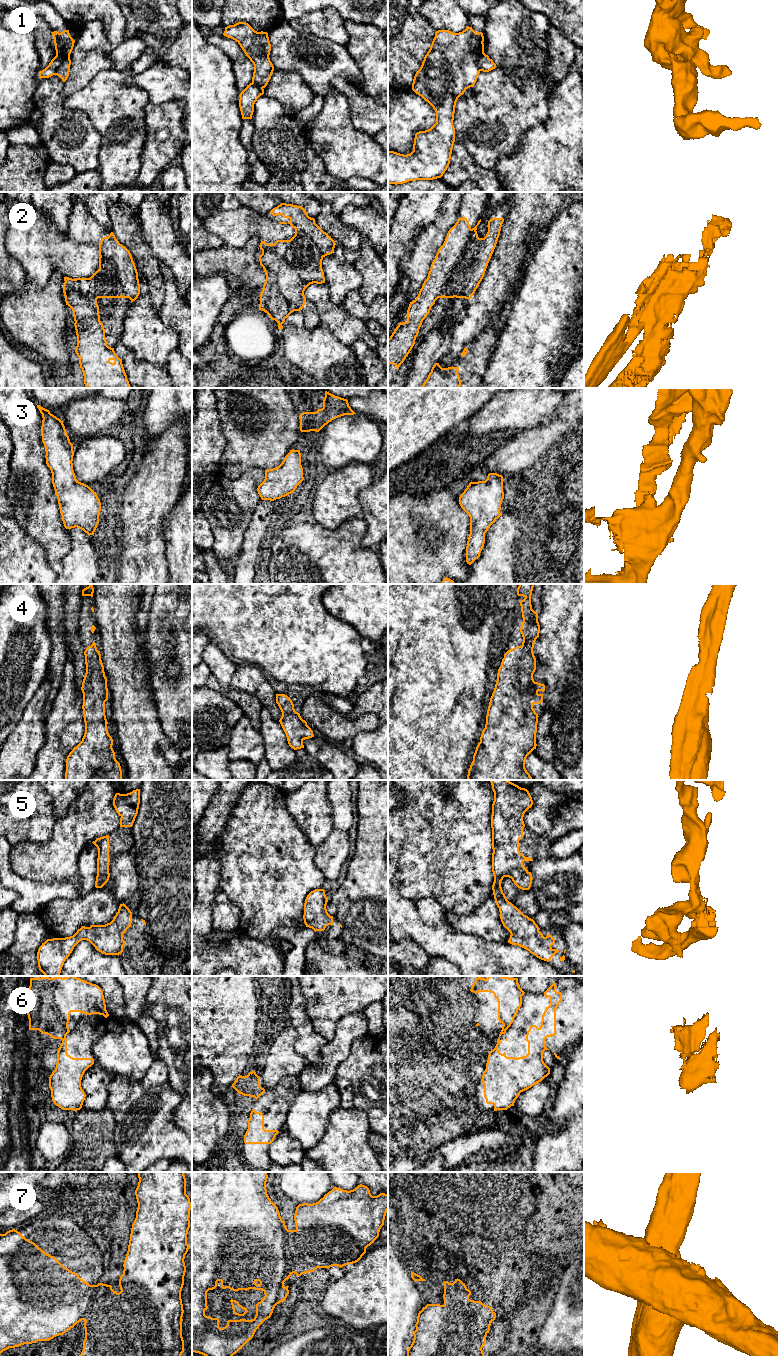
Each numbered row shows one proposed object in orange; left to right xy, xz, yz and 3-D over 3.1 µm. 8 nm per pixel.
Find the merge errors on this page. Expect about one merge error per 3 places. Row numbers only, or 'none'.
1, 2, 6, 7

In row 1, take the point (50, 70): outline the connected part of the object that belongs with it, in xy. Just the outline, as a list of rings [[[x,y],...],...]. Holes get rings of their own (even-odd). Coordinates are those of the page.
[[[55,56],[49,65],[43,69],[42,71],[39,72],[39,77],[40,78],[49,78],[53,75],[55,75],[56,71],[58,68],[61,66],[61,59]]]

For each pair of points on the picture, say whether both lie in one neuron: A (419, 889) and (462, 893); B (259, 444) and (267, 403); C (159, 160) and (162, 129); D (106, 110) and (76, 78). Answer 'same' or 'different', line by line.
A: same
B: same
C: same
D: different

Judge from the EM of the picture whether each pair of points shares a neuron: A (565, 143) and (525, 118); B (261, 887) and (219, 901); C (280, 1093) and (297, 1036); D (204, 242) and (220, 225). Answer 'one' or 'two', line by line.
A: two
B: two
C: two
D: two

